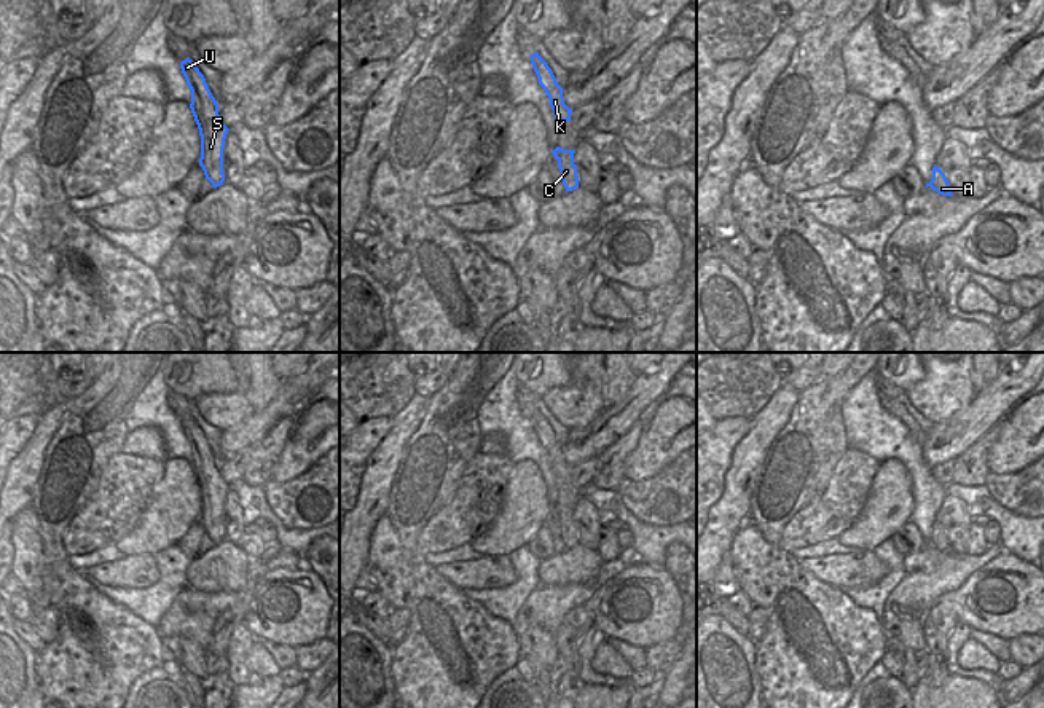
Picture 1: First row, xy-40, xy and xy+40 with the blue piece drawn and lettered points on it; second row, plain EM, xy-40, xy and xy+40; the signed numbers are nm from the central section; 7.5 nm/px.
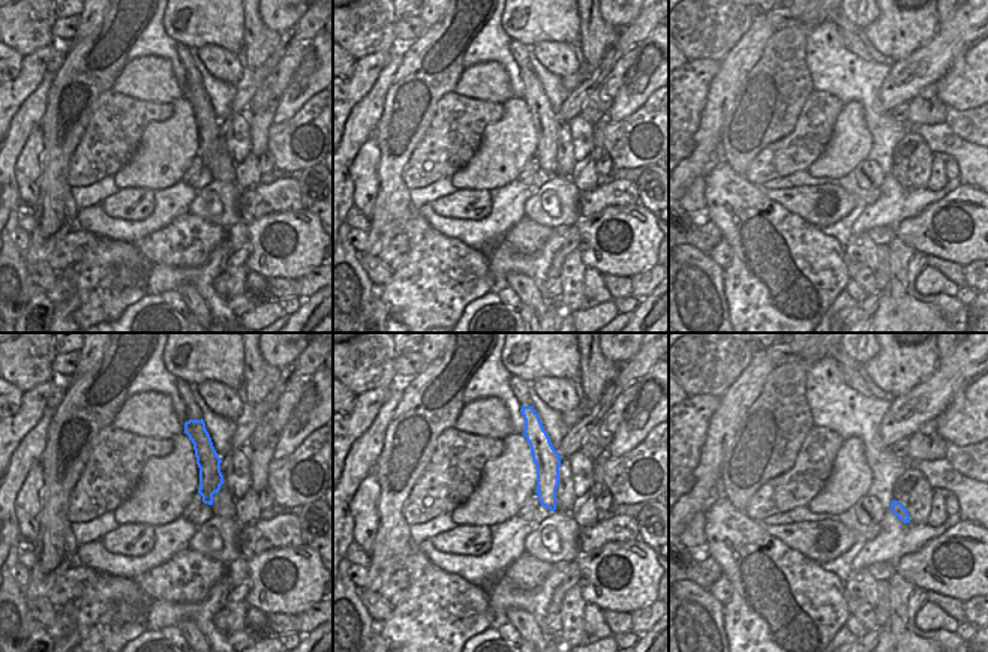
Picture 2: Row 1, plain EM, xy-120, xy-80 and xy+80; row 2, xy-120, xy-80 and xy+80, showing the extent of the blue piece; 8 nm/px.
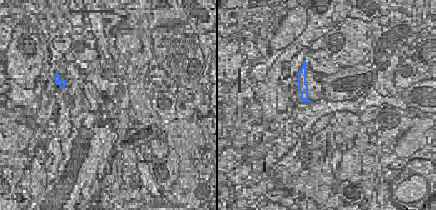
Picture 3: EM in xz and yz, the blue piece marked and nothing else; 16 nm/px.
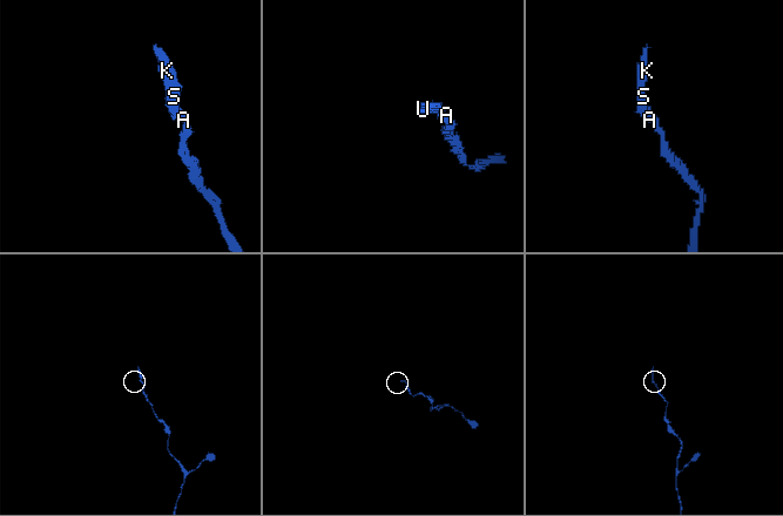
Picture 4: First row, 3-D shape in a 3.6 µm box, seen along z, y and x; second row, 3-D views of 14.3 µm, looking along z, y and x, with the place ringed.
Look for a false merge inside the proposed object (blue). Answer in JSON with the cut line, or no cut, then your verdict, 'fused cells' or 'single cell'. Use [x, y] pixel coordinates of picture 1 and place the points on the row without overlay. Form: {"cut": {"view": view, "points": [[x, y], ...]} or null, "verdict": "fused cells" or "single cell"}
{"cut": null, "verdict": "single cell"}

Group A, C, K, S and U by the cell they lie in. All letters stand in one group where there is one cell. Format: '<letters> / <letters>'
A C K S U

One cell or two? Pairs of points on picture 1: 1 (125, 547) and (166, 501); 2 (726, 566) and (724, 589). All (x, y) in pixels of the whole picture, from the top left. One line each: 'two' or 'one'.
1: one
2: one

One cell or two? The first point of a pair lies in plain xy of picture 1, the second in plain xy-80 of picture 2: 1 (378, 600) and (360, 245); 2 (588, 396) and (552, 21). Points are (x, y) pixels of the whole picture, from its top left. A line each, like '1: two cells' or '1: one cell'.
1: one cell
2: two cells

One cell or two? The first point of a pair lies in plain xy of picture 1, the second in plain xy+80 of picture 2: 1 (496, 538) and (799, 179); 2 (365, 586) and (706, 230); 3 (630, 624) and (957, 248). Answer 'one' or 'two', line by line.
1: two
2: two
3: one

